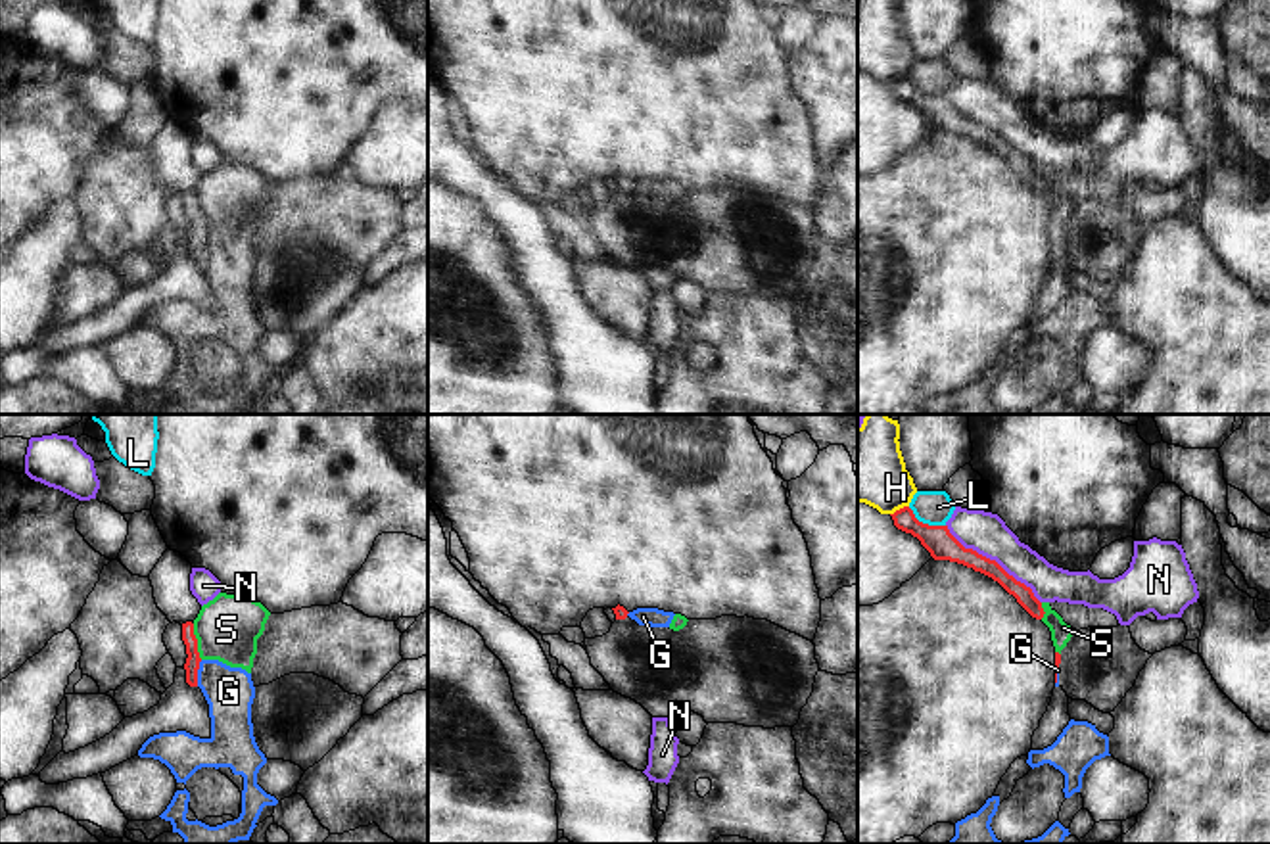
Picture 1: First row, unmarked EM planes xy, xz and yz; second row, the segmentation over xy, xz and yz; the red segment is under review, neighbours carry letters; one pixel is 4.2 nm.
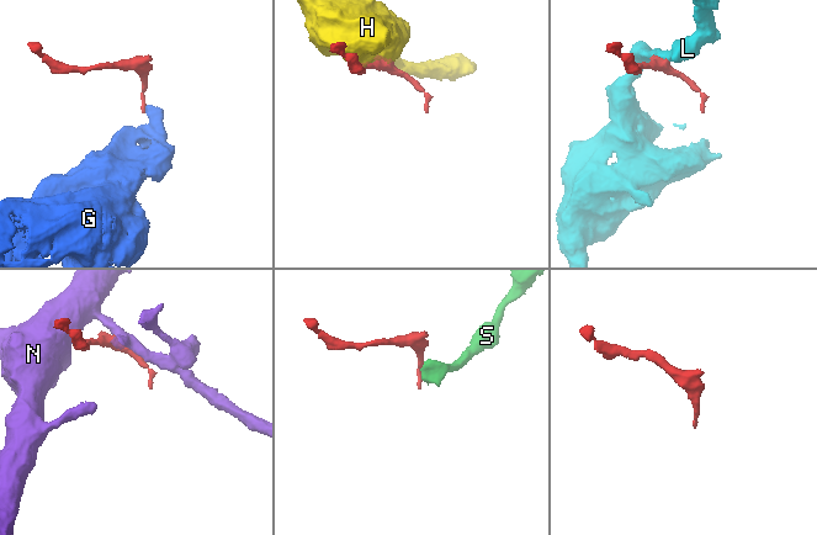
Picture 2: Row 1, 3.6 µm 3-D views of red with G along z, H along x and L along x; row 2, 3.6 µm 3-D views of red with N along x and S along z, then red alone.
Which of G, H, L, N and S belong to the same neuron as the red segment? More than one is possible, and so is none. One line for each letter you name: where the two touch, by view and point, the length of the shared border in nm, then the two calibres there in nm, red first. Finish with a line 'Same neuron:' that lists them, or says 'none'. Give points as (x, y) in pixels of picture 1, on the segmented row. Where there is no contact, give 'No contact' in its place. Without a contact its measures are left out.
Same neuron: none

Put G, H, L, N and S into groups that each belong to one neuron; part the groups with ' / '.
G S / H / L / N

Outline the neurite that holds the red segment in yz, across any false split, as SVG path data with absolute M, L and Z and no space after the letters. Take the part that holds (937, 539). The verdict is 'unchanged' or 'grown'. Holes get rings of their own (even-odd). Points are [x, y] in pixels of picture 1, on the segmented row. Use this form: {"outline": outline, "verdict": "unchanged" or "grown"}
{"outline": "M909 506L890 514L894 526L911 533L930 552L934 560L950 560L973 568L994 581L998 581L1017 602L1036 620L1044 618L1042 602L1034 597L1032 589L1009 575L996 560L965 549L948 529L948 526L929 526L915 518Z", "verdict": "unchanged"}

